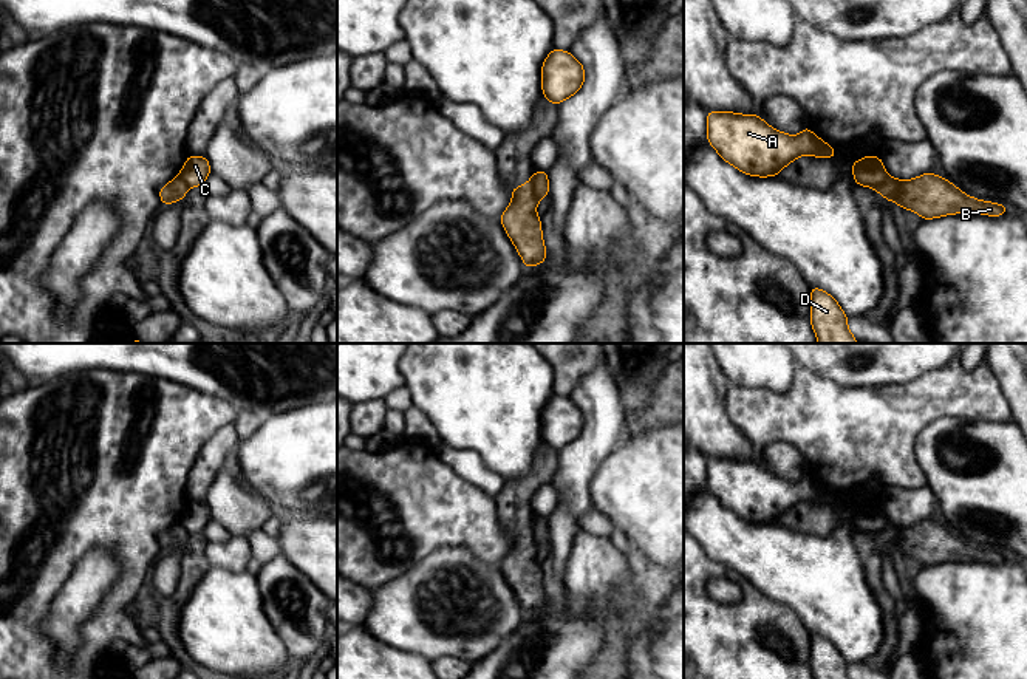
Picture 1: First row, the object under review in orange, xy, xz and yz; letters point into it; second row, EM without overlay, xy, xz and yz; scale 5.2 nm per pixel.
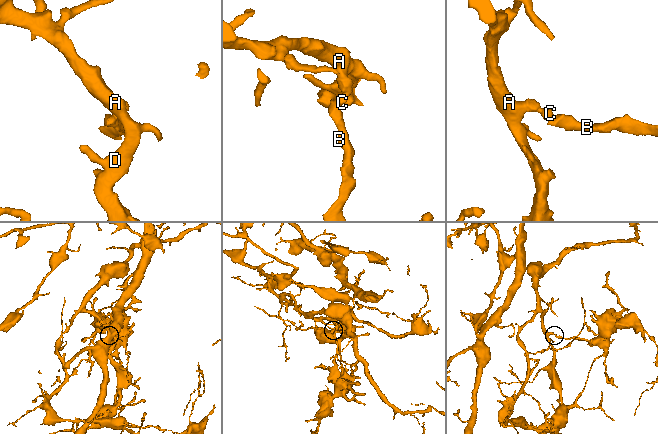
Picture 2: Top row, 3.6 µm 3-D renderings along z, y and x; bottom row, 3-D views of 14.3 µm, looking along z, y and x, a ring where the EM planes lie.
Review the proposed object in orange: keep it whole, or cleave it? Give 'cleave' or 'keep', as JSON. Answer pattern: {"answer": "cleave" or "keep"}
{"answer": "cleave"}

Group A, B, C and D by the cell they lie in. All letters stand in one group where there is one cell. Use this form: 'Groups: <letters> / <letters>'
Groups: A C D / B

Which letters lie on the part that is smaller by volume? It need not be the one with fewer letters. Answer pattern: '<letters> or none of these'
B

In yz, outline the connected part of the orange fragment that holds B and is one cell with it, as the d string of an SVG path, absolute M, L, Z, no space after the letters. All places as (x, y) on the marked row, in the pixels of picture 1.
M923 173L914 179L888 176L880 186L872 187L885 200L897 203L902 209L913 210L922 220L939 218L953 213L984 213L1002 217L1008 209L999 203L988 203L965 195L947 178Z

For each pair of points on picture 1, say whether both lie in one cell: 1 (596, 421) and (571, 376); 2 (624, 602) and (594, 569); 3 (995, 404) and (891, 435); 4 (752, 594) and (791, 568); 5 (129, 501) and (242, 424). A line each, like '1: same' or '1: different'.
1: different
2: same
3: same
4: different
5: different

